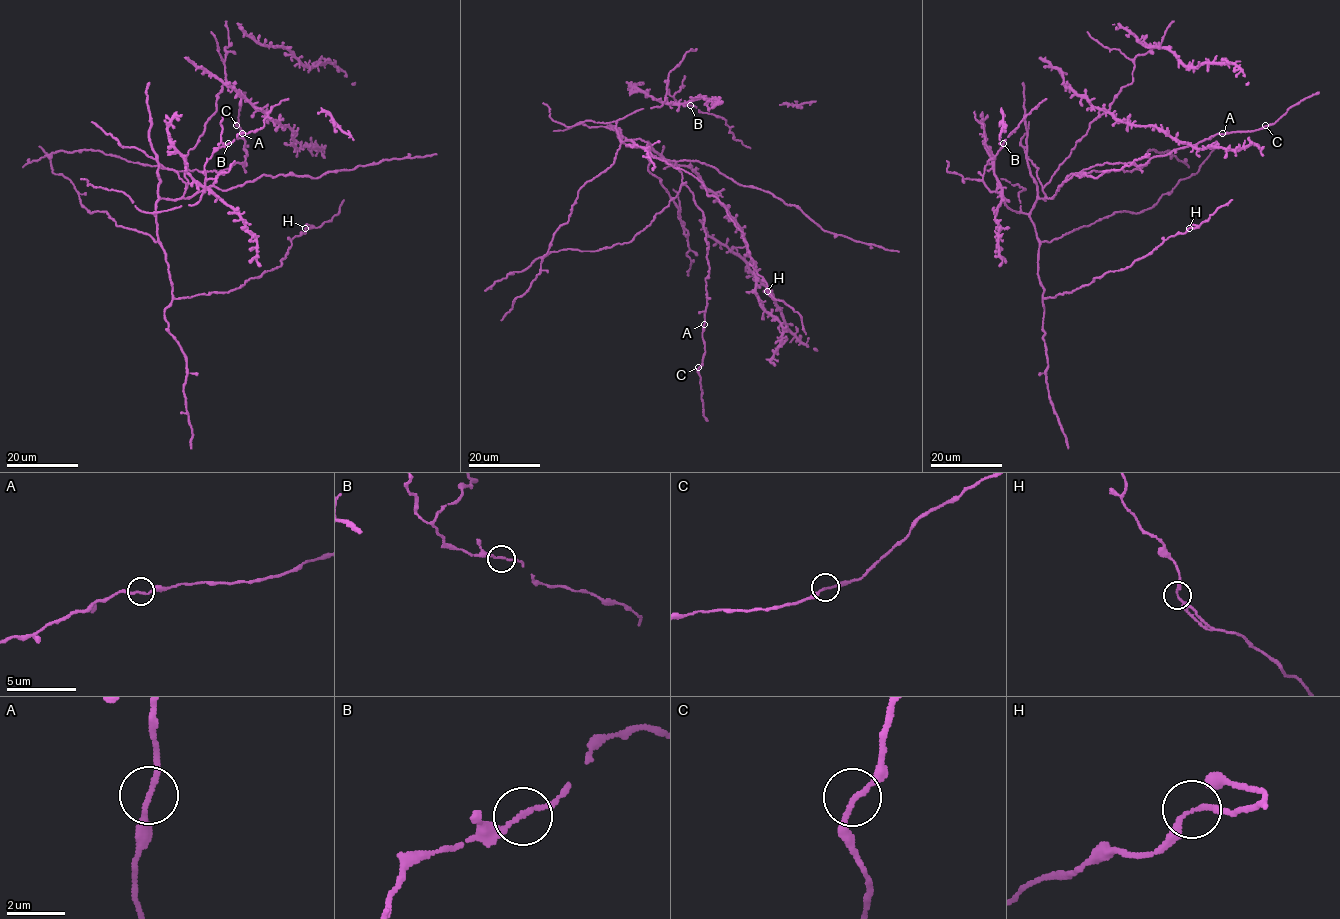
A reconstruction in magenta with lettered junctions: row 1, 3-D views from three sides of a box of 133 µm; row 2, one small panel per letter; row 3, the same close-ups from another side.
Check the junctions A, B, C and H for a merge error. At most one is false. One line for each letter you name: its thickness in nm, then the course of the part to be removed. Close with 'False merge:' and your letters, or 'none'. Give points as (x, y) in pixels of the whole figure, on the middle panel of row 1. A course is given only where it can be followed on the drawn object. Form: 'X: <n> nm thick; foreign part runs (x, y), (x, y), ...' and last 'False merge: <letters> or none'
False merge: none

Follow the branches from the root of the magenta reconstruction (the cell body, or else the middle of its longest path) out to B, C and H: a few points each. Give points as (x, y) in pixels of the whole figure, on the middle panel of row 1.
B: (628, 146), (618, 137), (616, 122), (641, 109), (660, 106), (667, 85), (668, 93), (678, 103), (690, 105)
C: (628, 146), (644, 147), (657, 157), (673, 161), (703, 212), (709, 274), (702, 332), (705, 355), (698, 367)
H: (628, 146), (617, 131), (622, 141), (631, 139), (653, 157), (692, 174), (719, 200), (743, 232), (767, 291)

